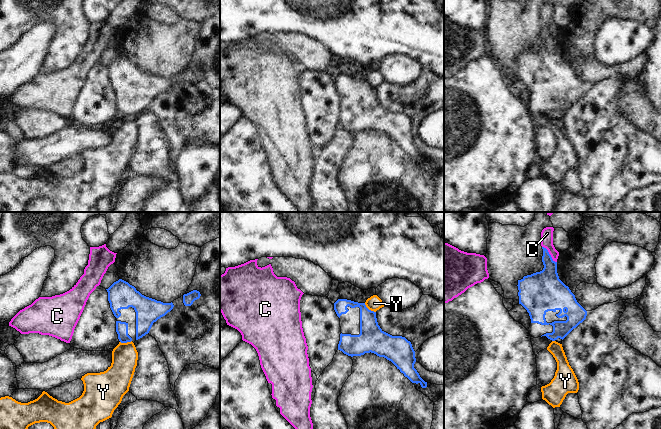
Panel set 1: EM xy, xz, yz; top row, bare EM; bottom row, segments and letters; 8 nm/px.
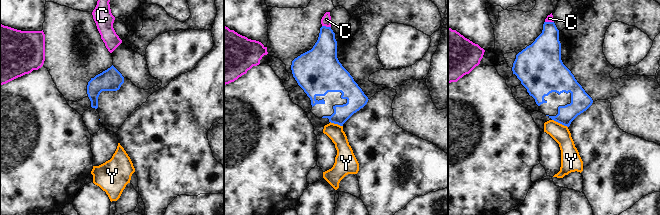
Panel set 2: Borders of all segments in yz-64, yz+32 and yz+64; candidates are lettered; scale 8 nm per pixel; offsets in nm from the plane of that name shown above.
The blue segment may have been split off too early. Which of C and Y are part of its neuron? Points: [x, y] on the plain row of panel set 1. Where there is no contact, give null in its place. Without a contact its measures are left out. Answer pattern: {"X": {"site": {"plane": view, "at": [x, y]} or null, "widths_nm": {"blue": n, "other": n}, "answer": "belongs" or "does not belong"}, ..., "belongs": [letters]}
{"C": {"site": {"plane": "yz", "at": [549, 30]}, "widths_nm": {"blue": 240, "other": 100}, "answer": "does not belong"}, "Y": {"site": {"plane": "xz", "at": [368, 85]}, "widths_nm": {"blue": 220, "other": 120}, "answer": "does not belong"}, "belongs": []}

